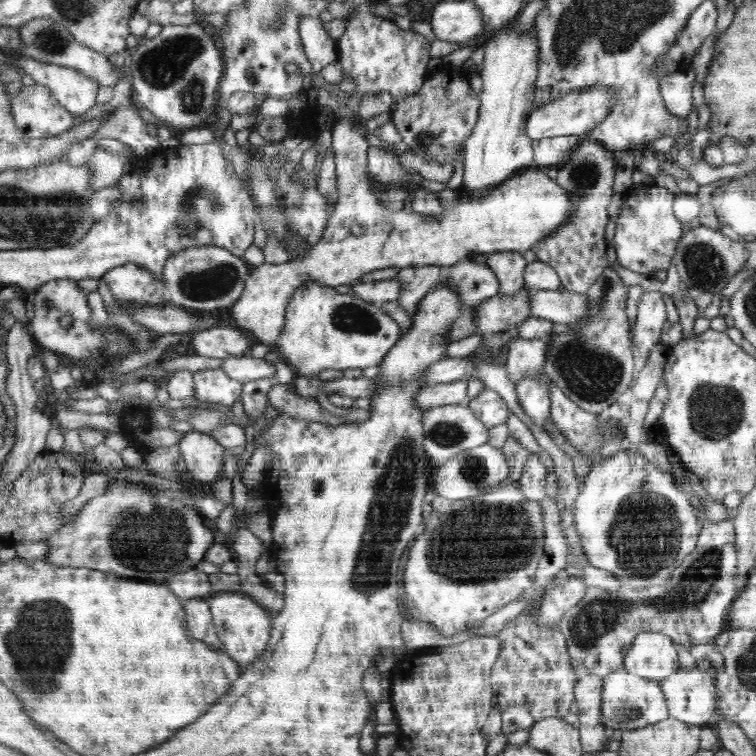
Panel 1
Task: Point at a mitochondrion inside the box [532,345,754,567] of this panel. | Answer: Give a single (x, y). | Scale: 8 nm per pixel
(715, 411)

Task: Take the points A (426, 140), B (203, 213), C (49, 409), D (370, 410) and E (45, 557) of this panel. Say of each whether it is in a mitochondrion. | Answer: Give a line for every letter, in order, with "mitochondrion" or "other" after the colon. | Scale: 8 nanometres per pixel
A: mitochondrion
B: mitochondrion
C: other
D: other
E: other

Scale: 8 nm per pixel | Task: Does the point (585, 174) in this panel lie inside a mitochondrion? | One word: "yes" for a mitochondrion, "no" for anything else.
yes

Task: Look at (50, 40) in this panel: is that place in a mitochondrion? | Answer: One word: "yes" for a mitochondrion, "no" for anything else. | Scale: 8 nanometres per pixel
yes

